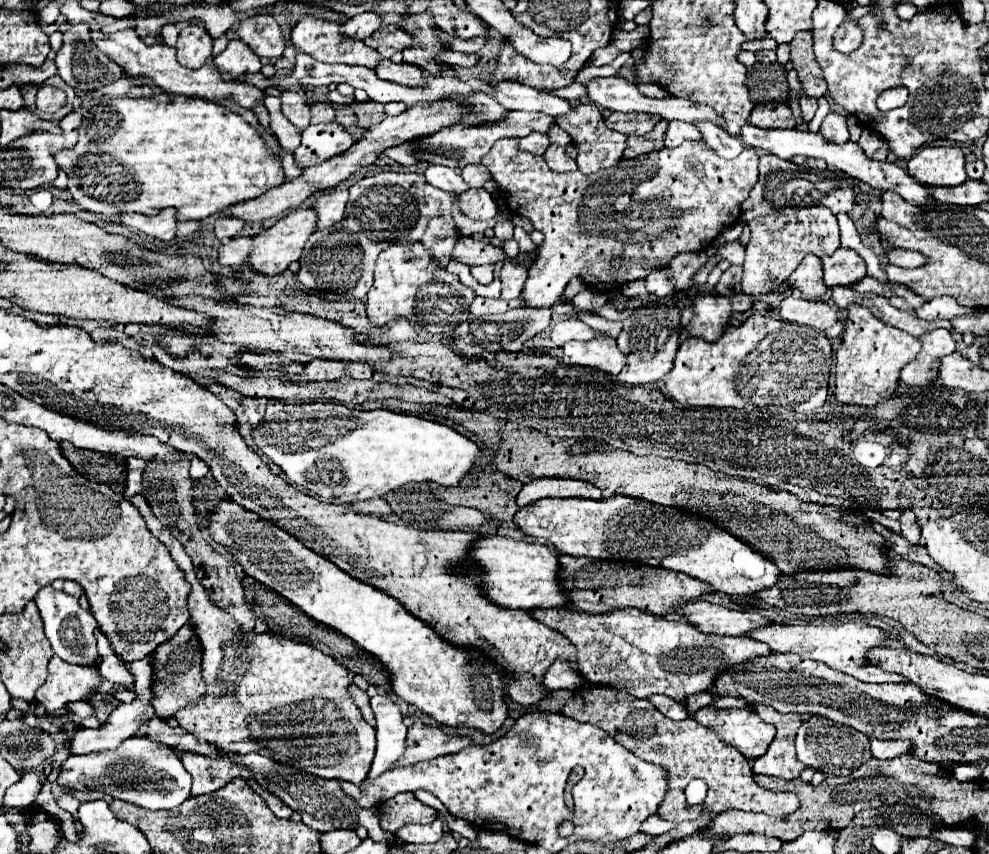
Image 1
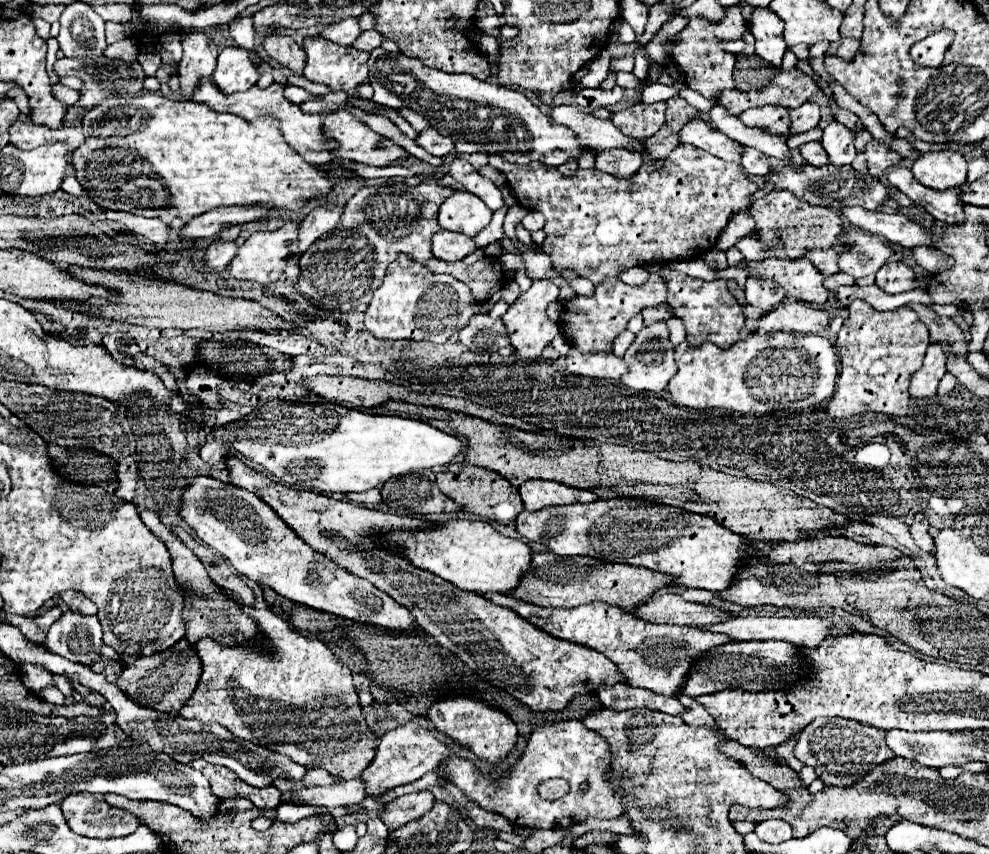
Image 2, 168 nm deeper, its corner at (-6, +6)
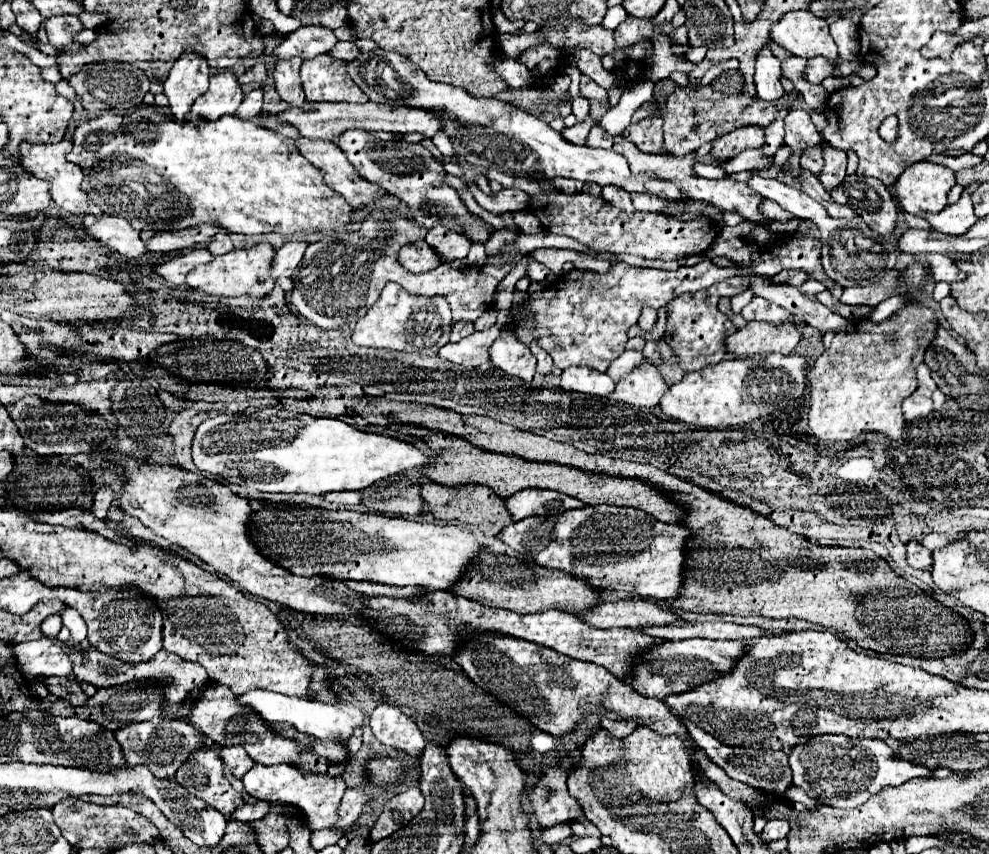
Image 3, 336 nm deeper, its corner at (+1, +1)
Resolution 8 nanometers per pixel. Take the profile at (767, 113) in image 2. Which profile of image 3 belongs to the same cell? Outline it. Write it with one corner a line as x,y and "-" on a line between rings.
747,125
743,129
735,129
723,137
717,137
711,145
711,153
719,159
725,161
727,157
735,157
737,153
741,153
743,149
749,147
759,147
763,139
759,139
759,125

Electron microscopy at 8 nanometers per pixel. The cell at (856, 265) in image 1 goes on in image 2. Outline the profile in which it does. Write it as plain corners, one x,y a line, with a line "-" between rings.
834,244
828,250
808,250
802,258
808,258
818,268
820,274
832,276
838,272
838,262
836,262
838,248
842,248
842,244

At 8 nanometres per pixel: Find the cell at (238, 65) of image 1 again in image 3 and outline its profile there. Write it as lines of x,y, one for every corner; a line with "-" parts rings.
219,71
211,75
209,91
203,93
191,107
189,119
219,119
221,115
233,115
243,101
243,91
233,71

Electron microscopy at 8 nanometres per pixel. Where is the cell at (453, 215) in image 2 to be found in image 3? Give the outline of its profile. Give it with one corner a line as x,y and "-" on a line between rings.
437,223
433,225
429,231
427,231
427,237
425,241
437,249
437,253
447,261
451,263
453,259
461,259
469,253
469,247
471,247
471,241
467,235
463,233
455,233
451,229
447,229
445,225

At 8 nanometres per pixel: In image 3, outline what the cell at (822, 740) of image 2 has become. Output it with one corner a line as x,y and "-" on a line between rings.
819,735
793,747
789,755
793,783
823,805
853,809
887,785
901,785
913,777
929,777
931,771
895,757
893,749
879,739
849,739
843,735

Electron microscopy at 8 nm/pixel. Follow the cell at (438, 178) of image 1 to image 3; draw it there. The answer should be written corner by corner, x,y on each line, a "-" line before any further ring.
473,181
467,183
469,185
469,191
473,193
475,201
487,209
489,213
505,213
505,211
521,211
527,207
527,195
523,191
517,191
517,189
503,189
495,195
485,195

